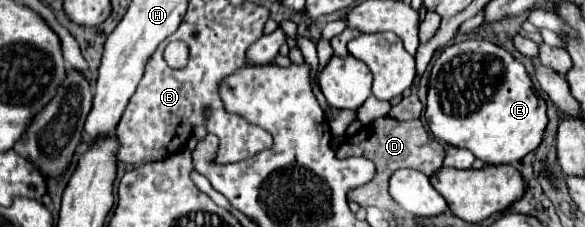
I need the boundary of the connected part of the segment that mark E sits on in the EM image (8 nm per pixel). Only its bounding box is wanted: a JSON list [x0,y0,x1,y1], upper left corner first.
[425,39,547,163]

